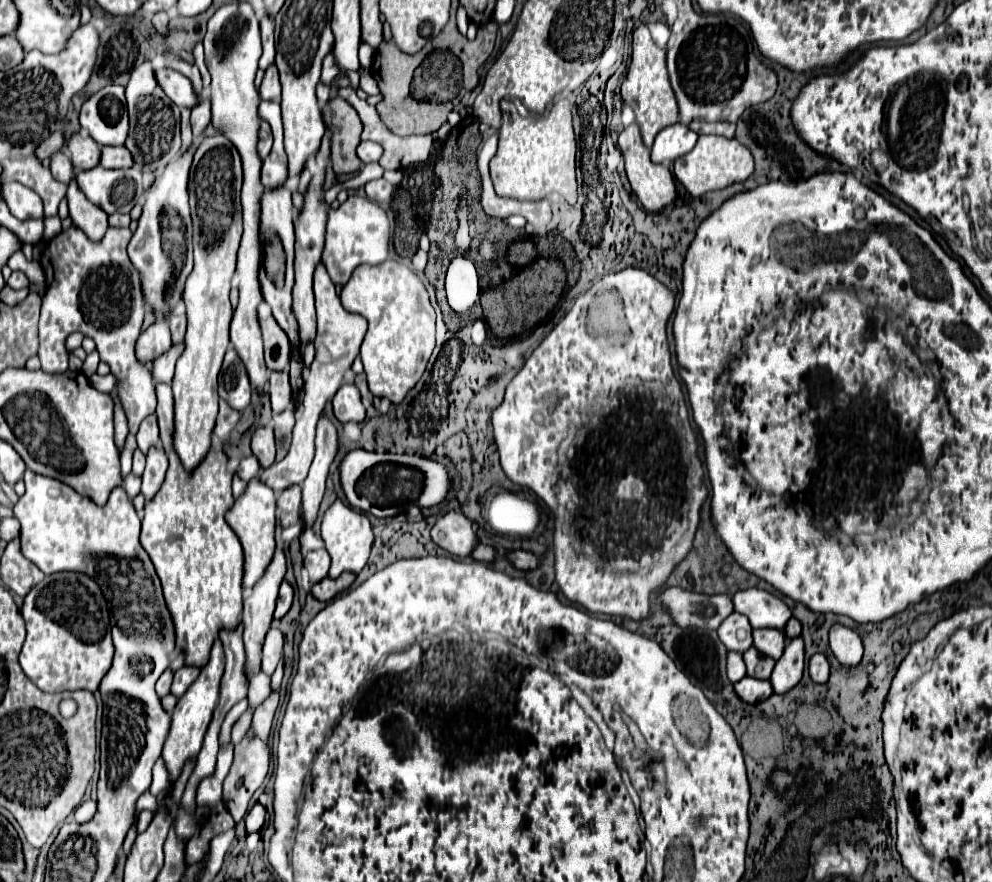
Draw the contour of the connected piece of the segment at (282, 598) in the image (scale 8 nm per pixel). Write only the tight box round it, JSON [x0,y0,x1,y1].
[275,582,293,618]

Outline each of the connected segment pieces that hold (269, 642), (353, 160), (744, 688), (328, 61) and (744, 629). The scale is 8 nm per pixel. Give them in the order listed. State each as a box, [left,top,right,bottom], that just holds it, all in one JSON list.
[[263,628,283,676],[323,98,363,174],[735,678,773,704],[320,54,337,86],[717,612,753,652]]

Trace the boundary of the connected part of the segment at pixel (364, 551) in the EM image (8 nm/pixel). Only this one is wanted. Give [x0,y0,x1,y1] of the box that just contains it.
[321,498,373,578]

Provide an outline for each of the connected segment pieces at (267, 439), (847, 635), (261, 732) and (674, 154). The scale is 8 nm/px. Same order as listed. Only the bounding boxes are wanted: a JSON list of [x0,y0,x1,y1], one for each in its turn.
[[251,426,275,468],[829,624,863,666],[251,692,279,742],[651,124,697,166]]

